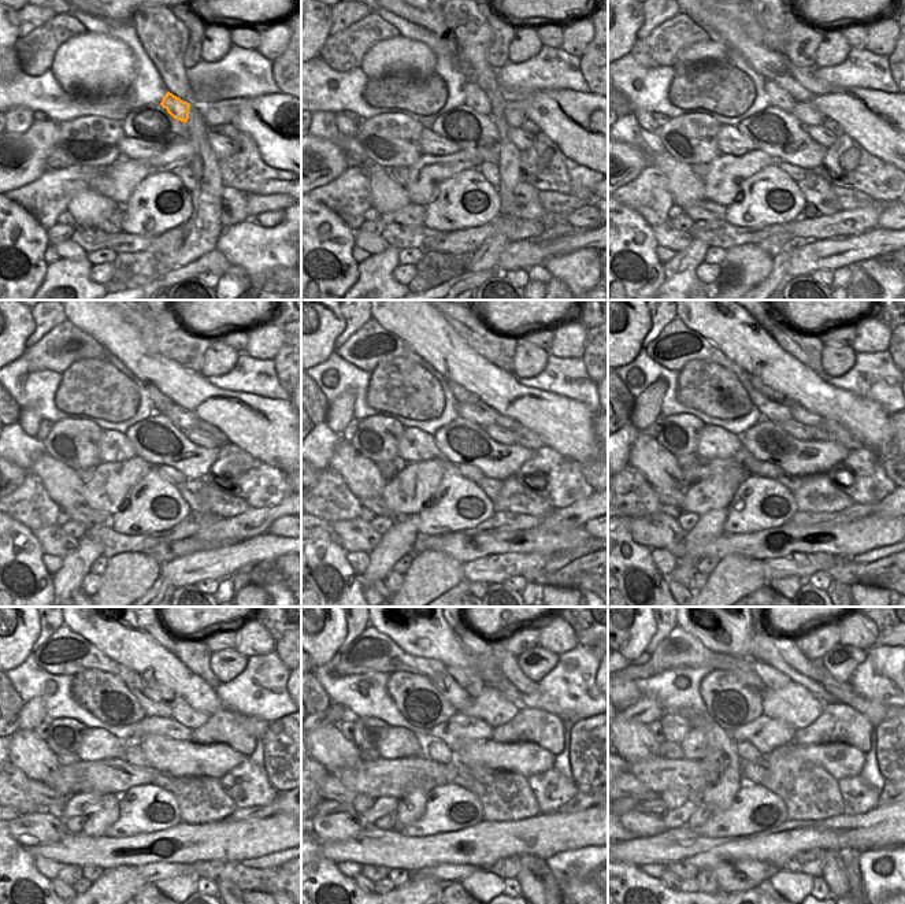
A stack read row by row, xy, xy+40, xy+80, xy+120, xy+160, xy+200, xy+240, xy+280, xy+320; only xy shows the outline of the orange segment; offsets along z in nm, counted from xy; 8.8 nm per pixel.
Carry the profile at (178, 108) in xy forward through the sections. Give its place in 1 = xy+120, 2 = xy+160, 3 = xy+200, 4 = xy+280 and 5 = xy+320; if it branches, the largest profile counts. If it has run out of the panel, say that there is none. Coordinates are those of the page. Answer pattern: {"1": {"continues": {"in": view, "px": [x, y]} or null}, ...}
{"1": {"continues": {"in": "xy+120", "px": [162, 403]}}, "2": {"continues": {"in": "xy+160", "px": [463, 396]}}, "3": {"continues": {"in": "xy+200", "px": [770, 393]}}, "4": {"continues": {"in": "xy+280", "px": [467, 678]}}, "5": {"continues": {"in": "xy+320", "px": [772, 678]}}}

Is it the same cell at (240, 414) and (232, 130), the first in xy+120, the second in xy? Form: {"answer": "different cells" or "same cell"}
{"answer": "different cells"}

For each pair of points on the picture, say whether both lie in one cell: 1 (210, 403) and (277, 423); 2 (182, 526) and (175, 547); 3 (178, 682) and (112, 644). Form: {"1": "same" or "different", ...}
{"1": "same", "2": "different", "3": "same"}

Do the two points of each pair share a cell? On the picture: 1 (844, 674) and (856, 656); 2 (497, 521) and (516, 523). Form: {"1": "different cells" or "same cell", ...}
{"1": "same cell", "2": "same cell"}

